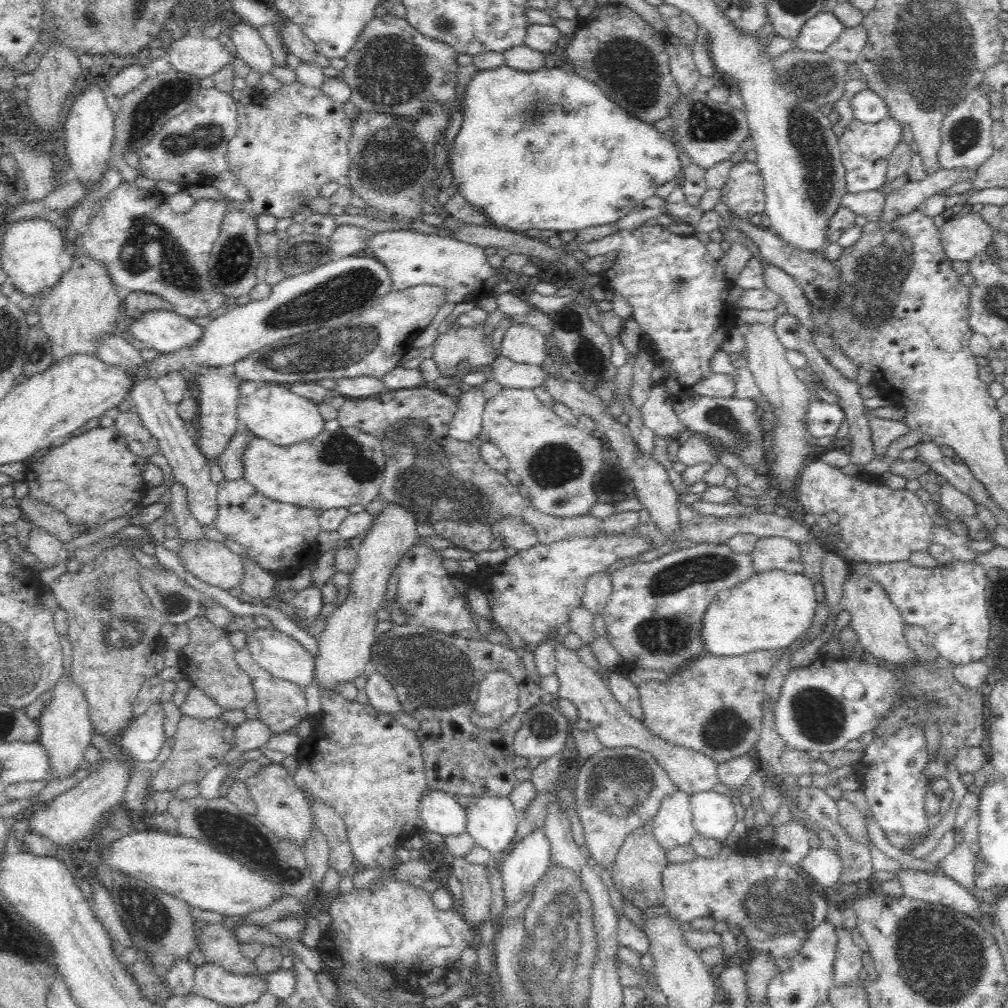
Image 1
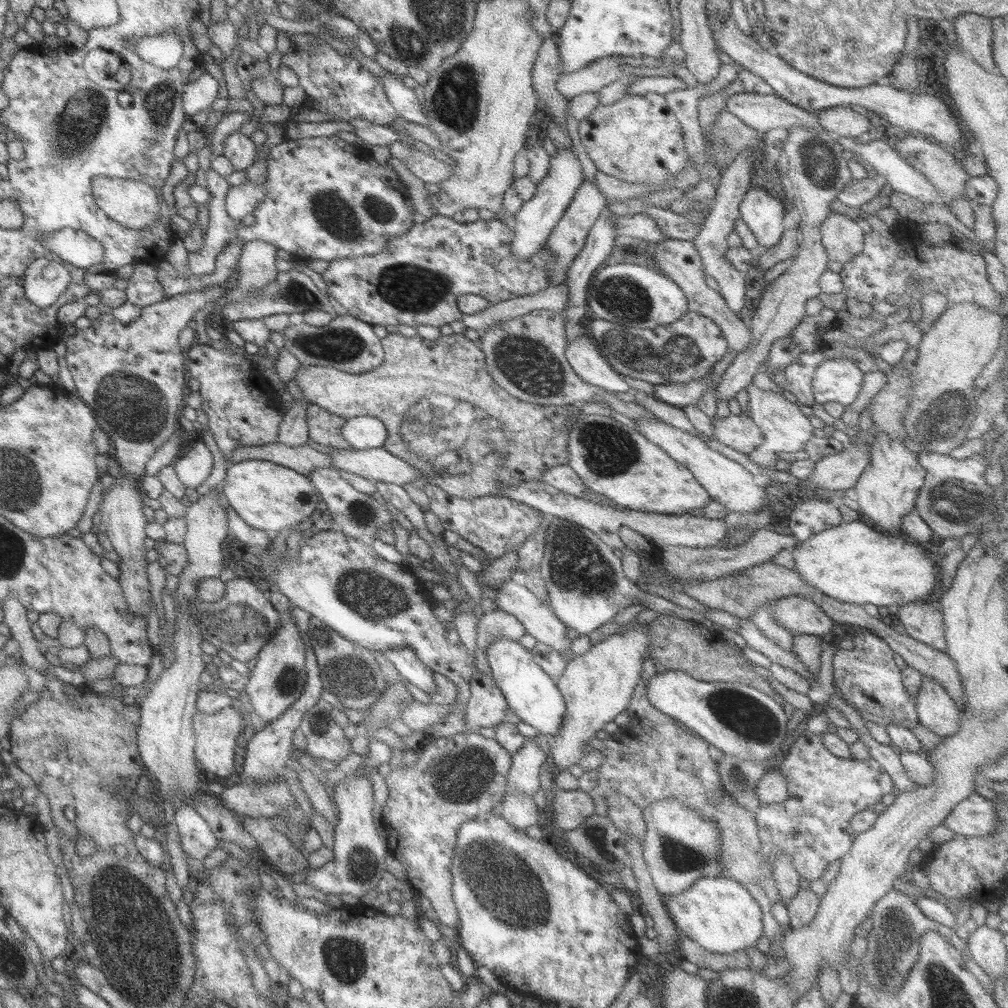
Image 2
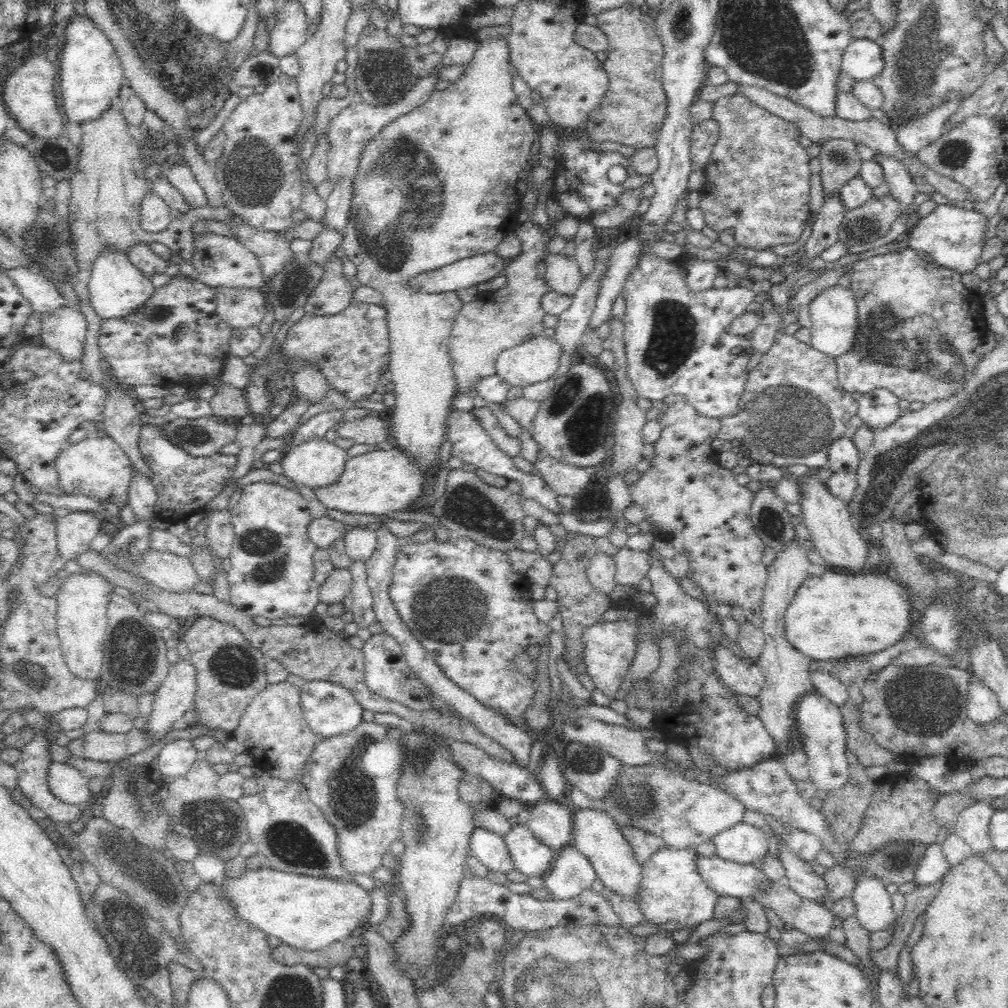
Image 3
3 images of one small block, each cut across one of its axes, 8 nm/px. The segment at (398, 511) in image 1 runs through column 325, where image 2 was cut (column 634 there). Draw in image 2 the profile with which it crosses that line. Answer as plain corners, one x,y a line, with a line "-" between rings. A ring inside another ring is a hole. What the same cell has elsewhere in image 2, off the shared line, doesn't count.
647,624
633,625
632,629
624,633
615,632
603,638
601,642
591,645
589,650
566,661
562,674
558,676
557,690
565,704
565,715
561,719
561,725
557,733
549,738
549,758
555,772
567,771
570,766
578,764
584,755
587,742
595,740
597,730
603,728
603,724
611,722
619,712
627,708
631,700
630,694
640,683
643,659
649,657
649,636
647,636

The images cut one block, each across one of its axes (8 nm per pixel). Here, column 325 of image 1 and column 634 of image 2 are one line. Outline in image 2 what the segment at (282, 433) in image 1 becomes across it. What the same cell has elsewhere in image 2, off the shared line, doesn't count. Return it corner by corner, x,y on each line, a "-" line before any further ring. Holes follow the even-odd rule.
635,419
635,431
639,432
647,442
659,446
671,460
683,464
691,476
705,489
711,501
725,507
726,512
751,513
763,507
769,507
769,499
764,485
758,483
741,464
725,458
707,446
697,435
676,429
659,419

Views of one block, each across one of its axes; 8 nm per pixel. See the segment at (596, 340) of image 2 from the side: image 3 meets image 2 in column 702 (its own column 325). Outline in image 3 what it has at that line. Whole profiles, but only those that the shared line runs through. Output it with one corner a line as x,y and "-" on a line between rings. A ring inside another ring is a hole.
352,301
352,304
342,312
342,314
338,314
338,316
315,316
310,315
308,313
305,316
288,330
288,335
285,341
283,342
284,348
280,350
280,374
294,374
294,370
296,370
296,366
298,366
298,360
309,360
310,362
315,362
315,365
318,366
319,372
323,374
329,382
329,386
332,388
336,388
338,392
344,394
344,397
348,400
352,401
362,401
363,399
370,399
370,396
380,389
380,385
378,384
378,380
380,380
380,370
382,370
382,366
386,364
389,360
389,333
387,330
387,312
381,305
376,304
365,304
358,303

